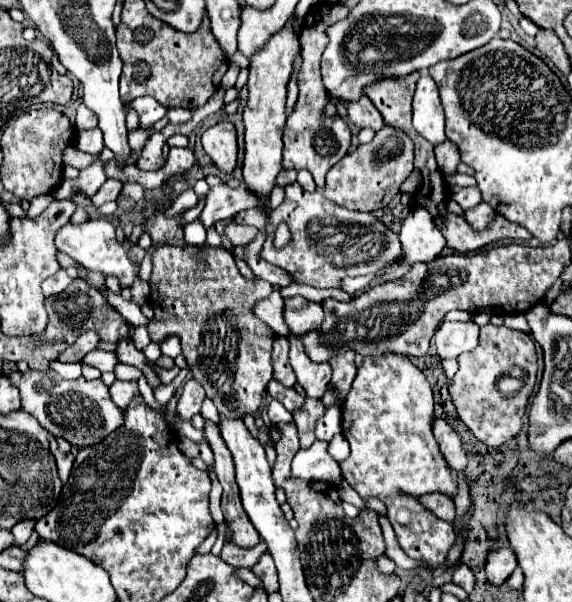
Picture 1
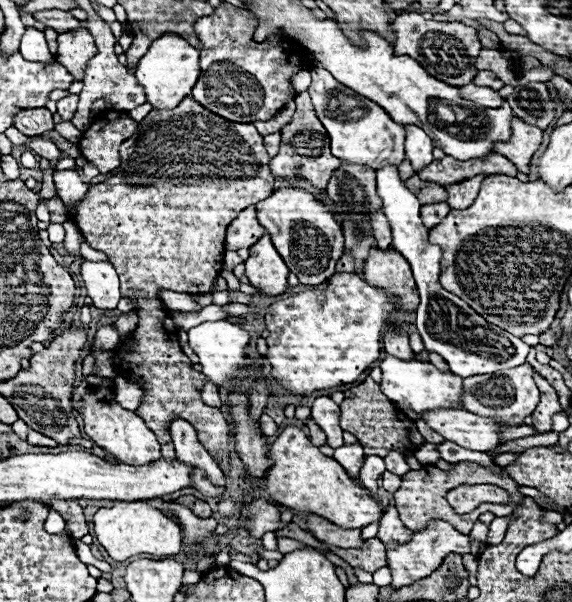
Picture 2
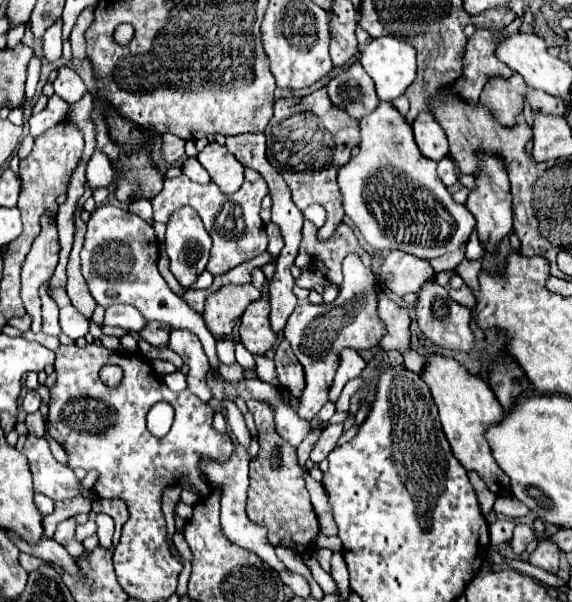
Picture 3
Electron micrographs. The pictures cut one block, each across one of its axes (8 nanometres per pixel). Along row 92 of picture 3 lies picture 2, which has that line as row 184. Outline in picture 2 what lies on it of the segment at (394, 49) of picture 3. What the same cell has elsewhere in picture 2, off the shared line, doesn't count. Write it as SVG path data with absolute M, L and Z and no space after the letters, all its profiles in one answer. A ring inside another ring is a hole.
M384 166L382 170L376 172L376 182L378 182L378 194L384 202L382 212L386 214L392 226L394 248L412 266L414 280L420 292L420 306L416 310L416 328L422 334L426 350L440 354L448 362L450 370L454 374L460 374L462 378L478 376L478 374L494 374L498 370L514 368L526 362L526 354L530 350L528 344L524 344L516 336L510 336L510 332L492 326L470 306L466 306L466 302L462 302L458 296L450 294L440 286L438 276L442 268L440 266L442 250L436 244L430 244L428 228L420 220L418 198L402 184L402 180L398 178L398 170L394 166Z

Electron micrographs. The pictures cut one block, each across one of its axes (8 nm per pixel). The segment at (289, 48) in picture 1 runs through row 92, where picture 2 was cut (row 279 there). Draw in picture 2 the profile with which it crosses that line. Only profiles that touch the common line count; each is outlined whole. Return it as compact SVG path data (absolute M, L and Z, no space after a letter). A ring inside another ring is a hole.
M264 234L252 248L246 260L246 276L262 296L280 296L286 292L288 268L282 256L274 250L270 236Z

